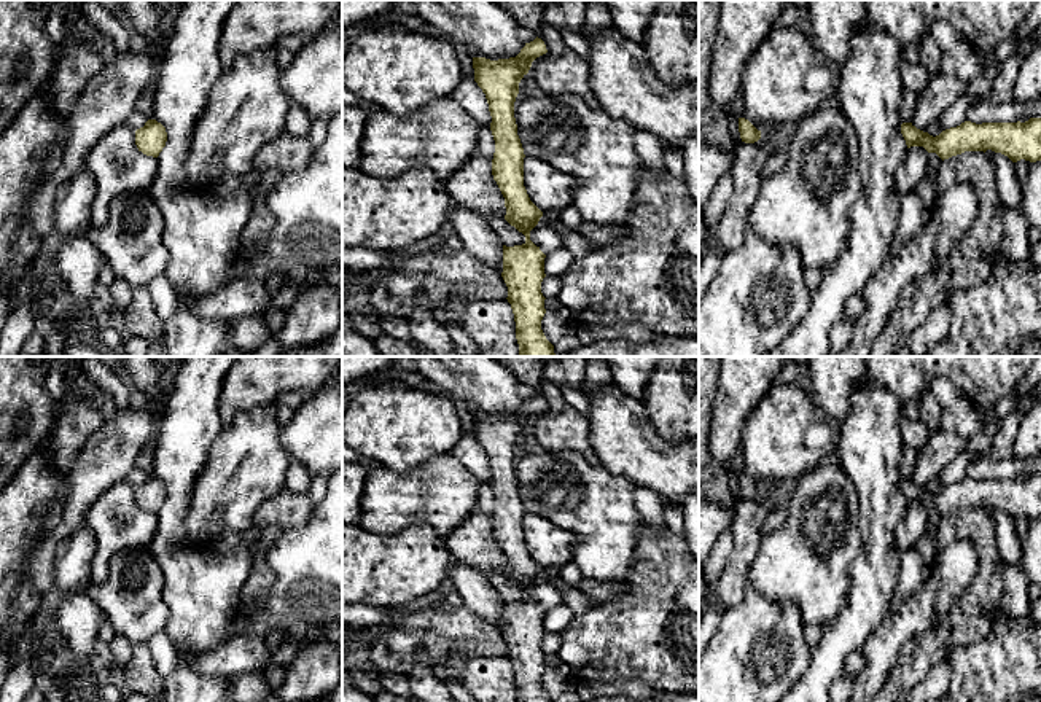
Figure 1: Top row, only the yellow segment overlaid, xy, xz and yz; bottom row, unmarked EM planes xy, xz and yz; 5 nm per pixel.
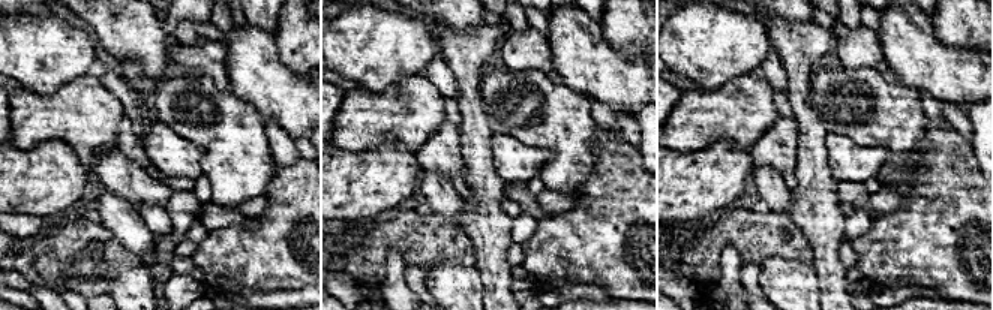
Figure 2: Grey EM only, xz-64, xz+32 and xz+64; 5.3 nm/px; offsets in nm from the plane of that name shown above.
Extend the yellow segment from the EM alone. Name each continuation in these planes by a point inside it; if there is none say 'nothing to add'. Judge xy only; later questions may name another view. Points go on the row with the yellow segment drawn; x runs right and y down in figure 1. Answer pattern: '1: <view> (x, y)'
nothing to add

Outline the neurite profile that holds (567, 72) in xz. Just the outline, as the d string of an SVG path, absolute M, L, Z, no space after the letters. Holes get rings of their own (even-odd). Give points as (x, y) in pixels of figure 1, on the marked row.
M567 48L559 56L546 53L536 57L532 62L530 73L544 94L570 92L579 96L591 108L600 108L600 102L589 84L587 60Z

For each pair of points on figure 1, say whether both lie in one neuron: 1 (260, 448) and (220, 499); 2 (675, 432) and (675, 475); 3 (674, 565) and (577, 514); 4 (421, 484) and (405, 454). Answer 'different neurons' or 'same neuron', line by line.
1: same neuron
2: different neurons
3: different neurons
4: different neurons

